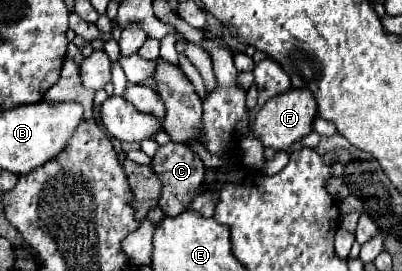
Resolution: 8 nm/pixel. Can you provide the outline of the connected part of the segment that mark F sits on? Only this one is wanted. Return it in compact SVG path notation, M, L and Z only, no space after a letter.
M289 89L287 93L281 93L265 103L265 107L257 113L253 131L257 139L275 151L287 151L293 143L301 141L305 135L313 131L313 119L317 117L317 101L313 99L313 93L309 89Z

